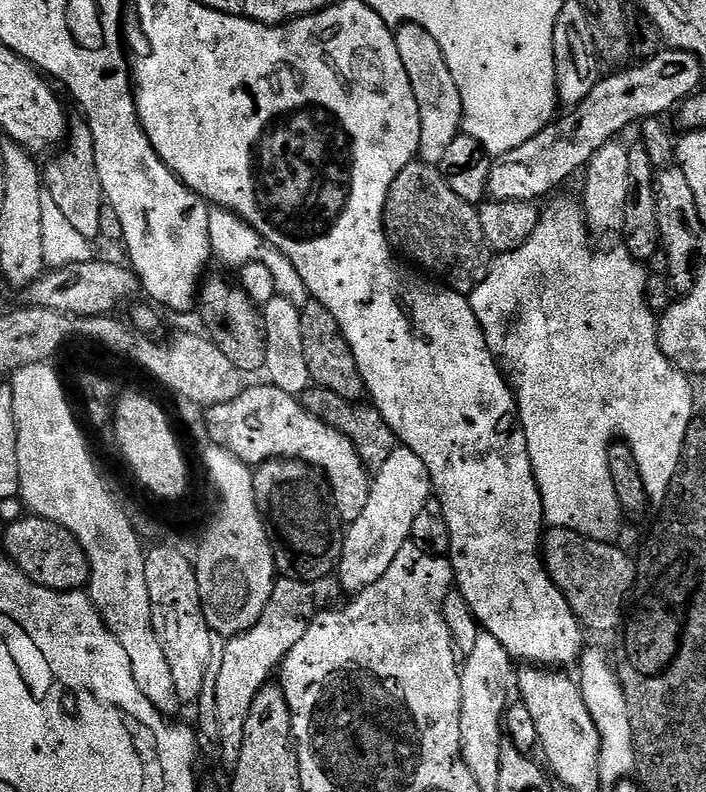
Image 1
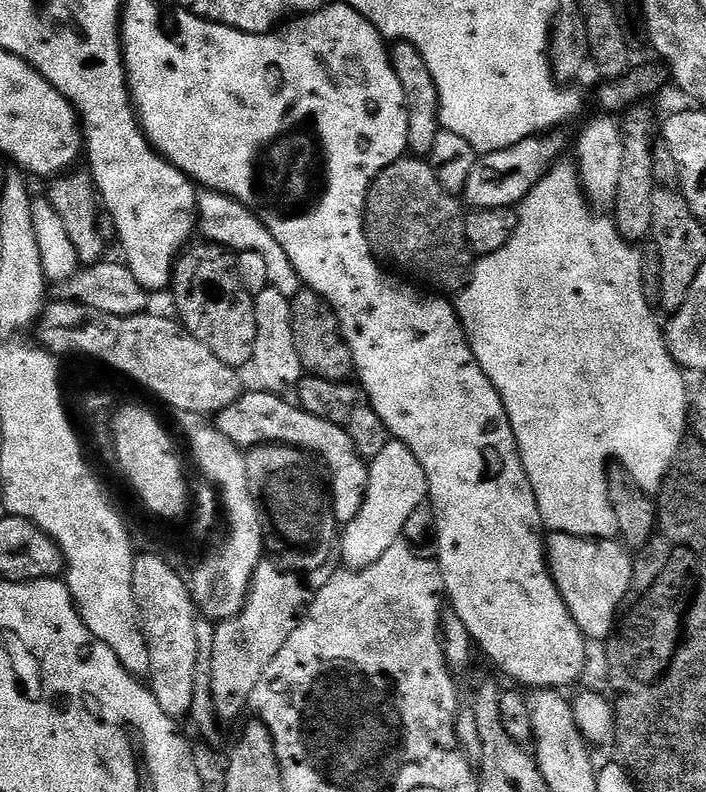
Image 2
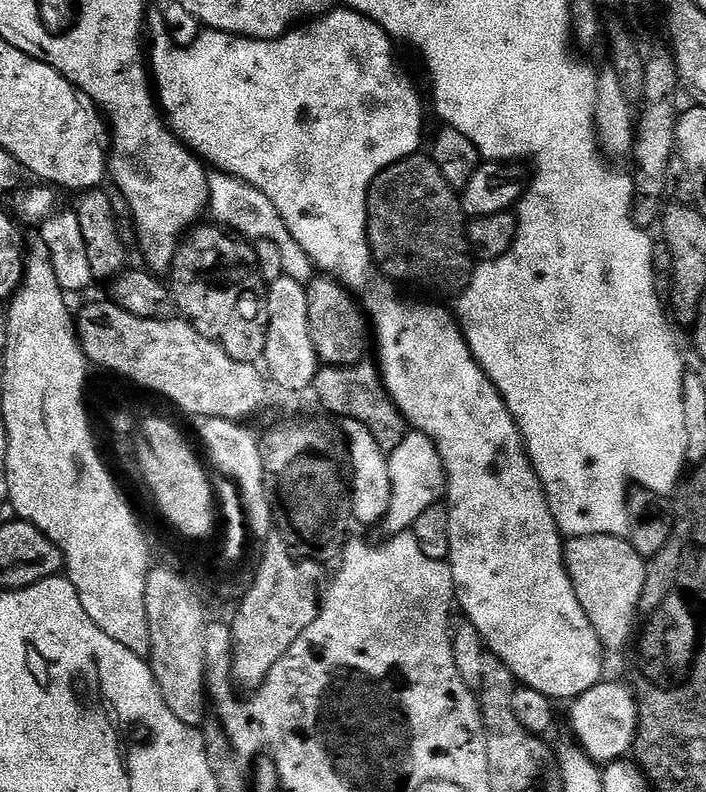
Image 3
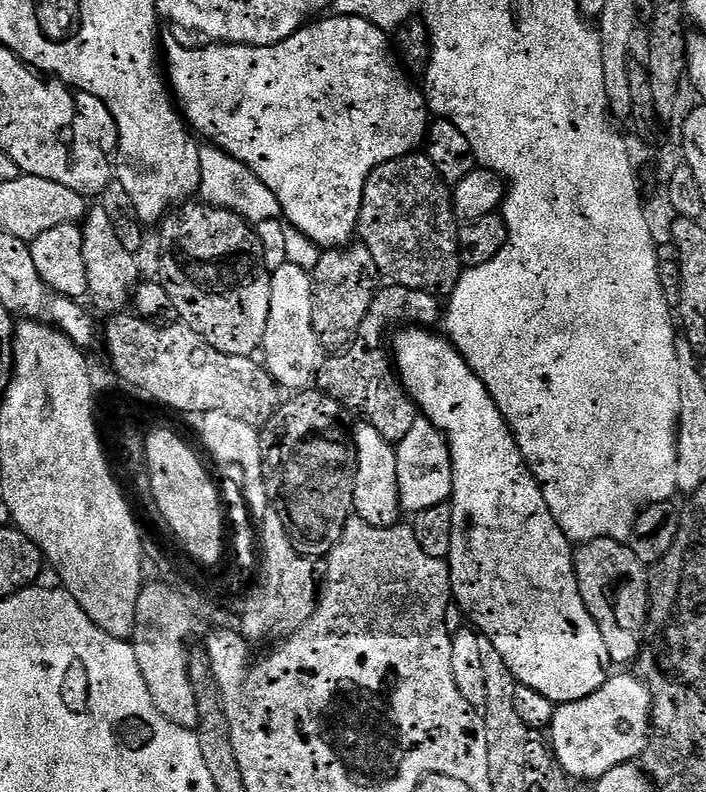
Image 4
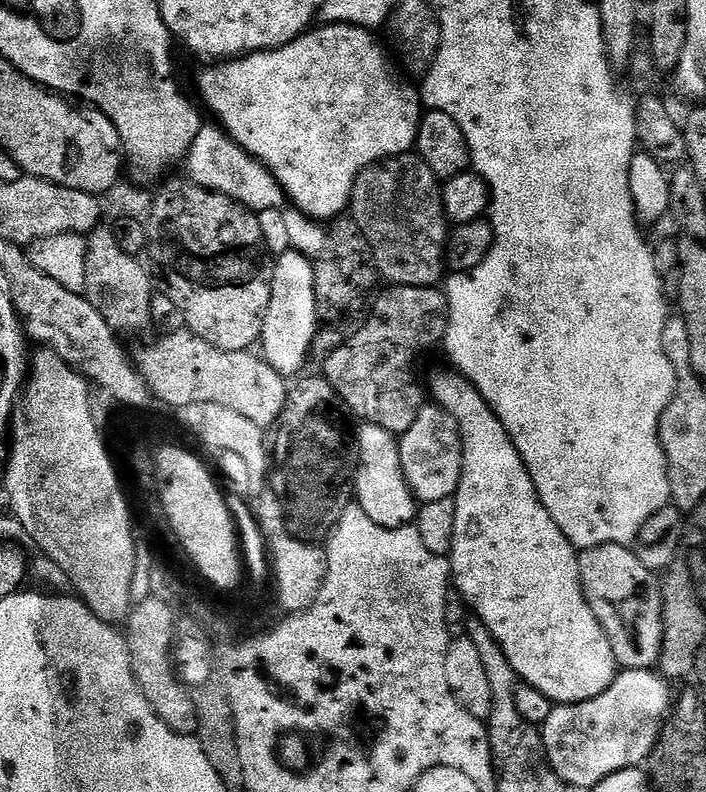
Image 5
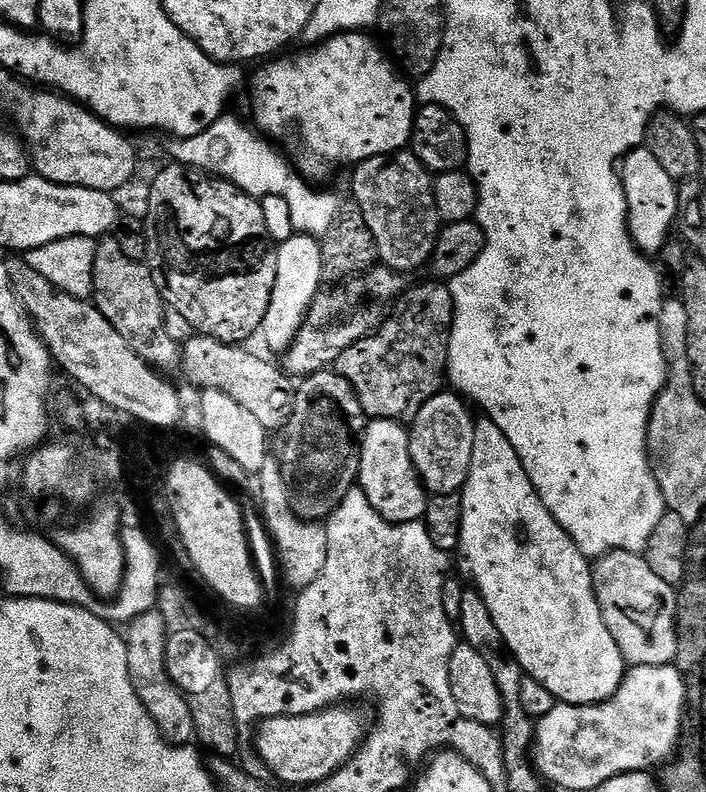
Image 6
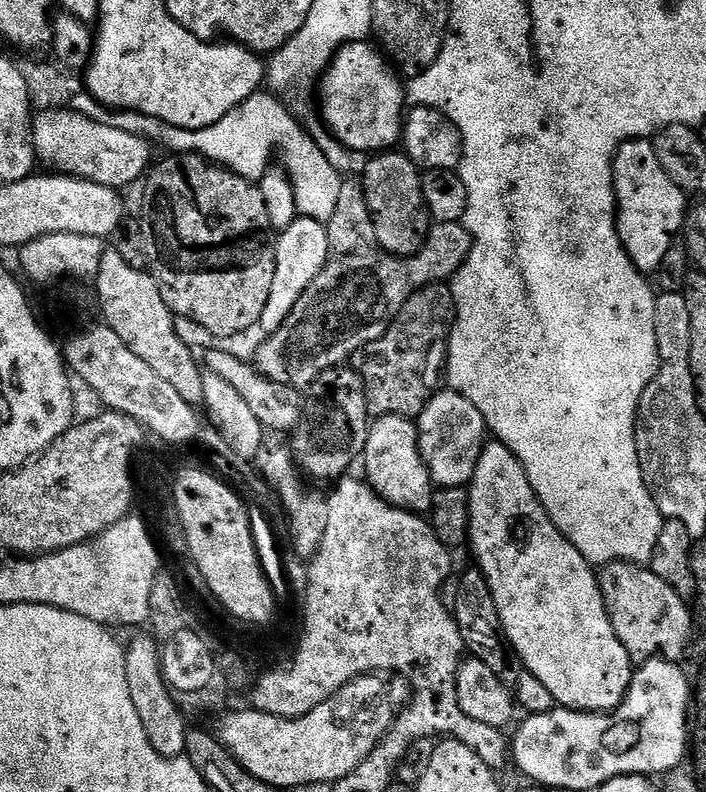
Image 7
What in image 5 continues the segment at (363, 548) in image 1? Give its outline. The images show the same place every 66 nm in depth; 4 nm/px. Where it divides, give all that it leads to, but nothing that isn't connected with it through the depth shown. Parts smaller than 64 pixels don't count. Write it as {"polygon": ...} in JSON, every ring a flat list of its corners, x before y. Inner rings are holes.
{"polygon":[[425,403,418,418,414,418,414,426,410,426,410,430,399,437,398,443,404,477,412,495,420,504,455,497,462,478,464,447,454,417,435,403]]}

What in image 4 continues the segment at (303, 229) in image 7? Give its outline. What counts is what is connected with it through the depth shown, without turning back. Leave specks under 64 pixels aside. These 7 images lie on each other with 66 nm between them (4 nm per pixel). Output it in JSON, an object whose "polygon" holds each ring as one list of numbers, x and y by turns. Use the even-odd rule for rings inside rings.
{"polygon":[[286,263,280,268,274,270,272,272,271,278,271,294,270,294,270,315,267,318,266,322,266,334,263,335,263,346,261,348,262,351,262,362,267,369,267,371,272,376,273,380,277,383,277,385,284,390,288,390,290,392,297,392,301,391,302,389,306,388,314,378,314,365,319,363,320,357,318,358,318,354,320,354,320,347,319,347,319,337,314,334,313,328,313,292,312,292,312,278,311,275,302,270,301,267,294,266,293,264]]}

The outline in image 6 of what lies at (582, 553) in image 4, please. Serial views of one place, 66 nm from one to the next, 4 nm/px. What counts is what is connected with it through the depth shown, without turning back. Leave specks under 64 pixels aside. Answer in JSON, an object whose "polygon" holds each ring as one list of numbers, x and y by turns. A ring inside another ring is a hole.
{"polygon":[[608,552,605,556,599,557,592,564,592,585,594,586,594,594,598,606,602,610,602,618,606,622,606,630,610,630,610,634,614,634,614,642,618,642,618,650,622,650,622,658,625,665,637,668,638,666,662,666,663,664,672,664,676,658,676,601,678,592,675,587,666,582,662,582,662,578,658,578,658,574,654,574,654,570,650,570,650,566,644,561,643,555,638,552]]}

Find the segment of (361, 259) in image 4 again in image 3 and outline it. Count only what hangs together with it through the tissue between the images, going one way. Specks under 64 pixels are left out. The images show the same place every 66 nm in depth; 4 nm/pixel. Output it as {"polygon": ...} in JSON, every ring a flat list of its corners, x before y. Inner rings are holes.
{"polygon":[[327,274,317,275,317,280,307,281,306,289,308,294,308,322,310,342,313,343,315,359,324,366,343,366,346,364,359,364,364,352,364,328,366,332,366,316,361,305,356,304,353,293,345,288,343,284,337,282]]}

